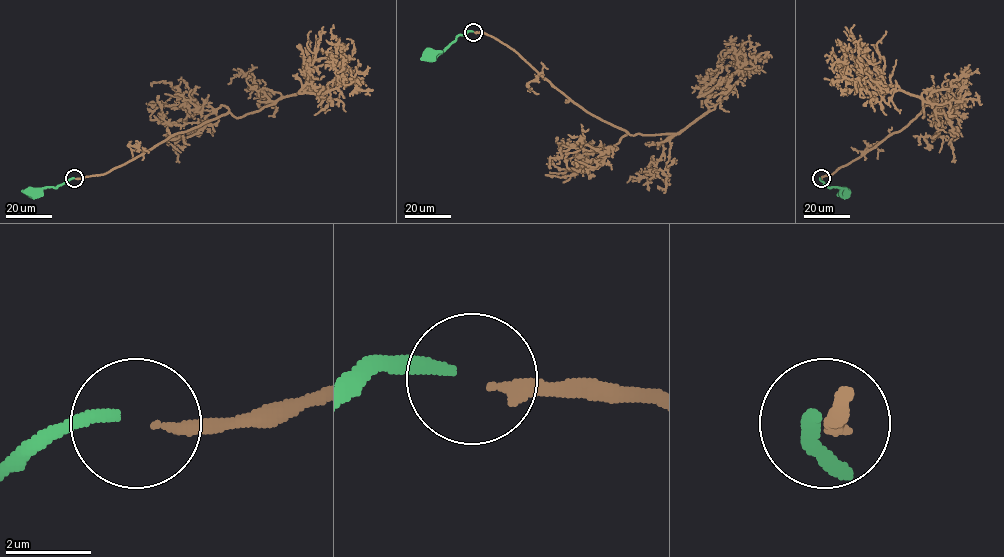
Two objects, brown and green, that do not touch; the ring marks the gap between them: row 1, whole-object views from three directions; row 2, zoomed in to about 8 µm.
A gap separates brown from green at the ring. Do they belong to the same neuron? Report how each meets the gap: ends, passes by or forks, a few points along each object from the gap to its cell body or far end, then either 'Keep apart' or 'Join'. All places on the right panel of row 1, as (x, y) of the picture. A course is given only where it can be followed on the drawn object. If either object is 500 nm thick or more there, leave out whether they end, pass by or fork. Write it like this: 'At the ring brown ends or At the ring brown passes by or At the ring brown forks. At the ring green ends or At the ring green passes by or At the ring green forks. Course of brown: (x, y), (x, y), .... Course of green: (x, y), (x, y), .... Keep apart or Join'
At the ring brown ends. At the ring green ends. Course of brown: (821, 179), (924, 116), (922, 101), (903, 91), (893, 92), (886, 103), (847, 65), (835, 40). Course of green: (820, 178), (829, 187), (840, 187), (845, 191). Join

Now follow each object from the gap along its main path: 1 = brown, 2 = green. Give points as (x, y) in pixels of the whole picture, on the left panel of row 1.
1: (75, 179), (103, 174), (230, 112), (238, 117), (306, 91), (321, 103), (342, 68), (338, 44), (326, 40)
2: (74, 178), (56, 187), (31, 191)

